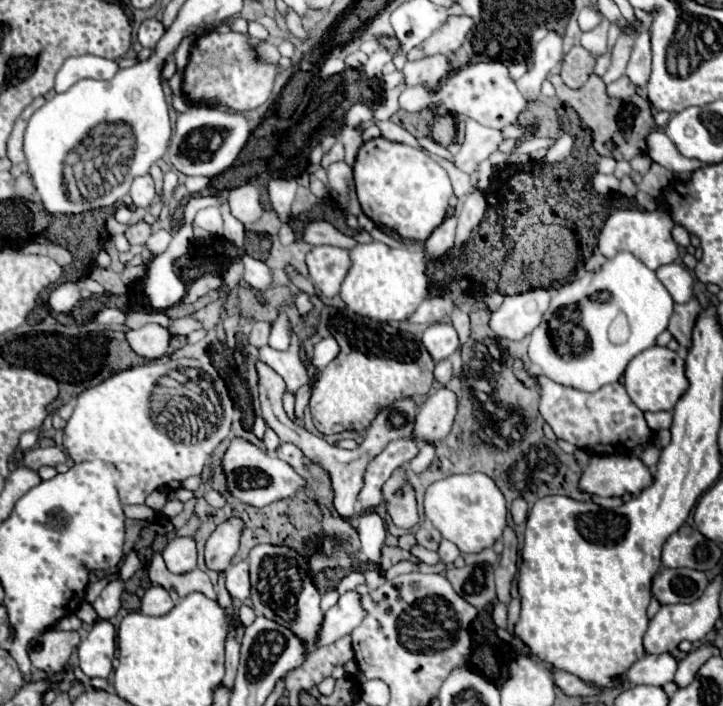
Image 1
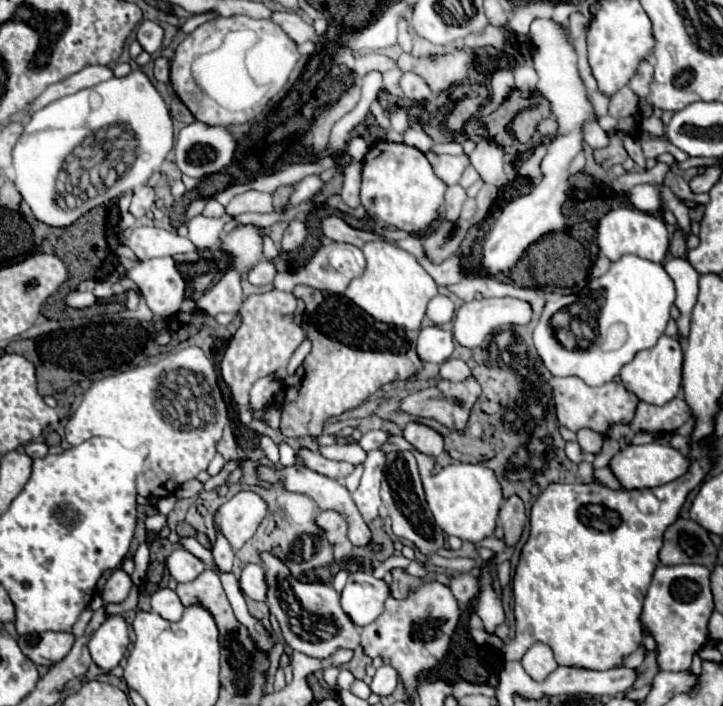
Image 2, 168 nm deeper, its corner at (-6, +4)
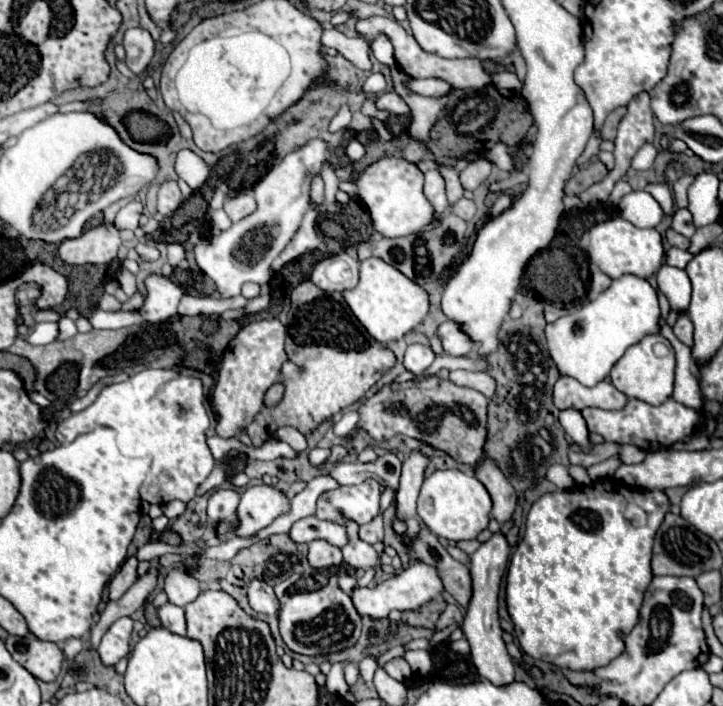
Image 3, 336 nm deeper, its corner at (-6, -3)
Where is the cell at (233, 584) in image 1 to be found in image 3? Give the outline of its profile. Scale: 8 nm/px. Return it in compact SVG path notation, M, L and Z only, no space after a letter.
M252 580L248 588L248 600L250 600L250 606L260 614L274 616L280 610L280 600L276 598L272 586L268 586L262 580Z

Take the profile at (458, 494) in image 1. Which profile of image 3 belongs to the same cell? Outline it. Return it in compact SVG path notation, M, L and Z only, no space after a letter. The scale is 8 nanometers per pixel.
M436 470L434 474L424 478L424 484L420 488L418 496L418 516L424 522L424 526L434 532L436 536L442 536L446 540L472 540L488 528L492 510L492 500L488 490L470 474L464 474L462 470Z

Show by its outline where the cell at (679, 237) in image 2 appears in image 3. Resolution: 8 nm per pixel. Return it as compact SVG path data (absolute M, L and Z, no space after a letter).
M676 210L674 218L672 218L672 228L676 232L680 232L682 236L690 238L694 232L696 232L696 226L692 224L692 214L690 210Z

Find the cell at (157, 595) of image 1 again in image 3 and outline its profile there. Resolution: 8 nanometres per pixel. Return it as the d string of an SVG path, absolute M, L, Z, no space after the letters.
M164 604L162 608L158 608L158 616L160 622L166 630L184 636L186 634L186 620L184 620L184 608L178 608L174 604Z

